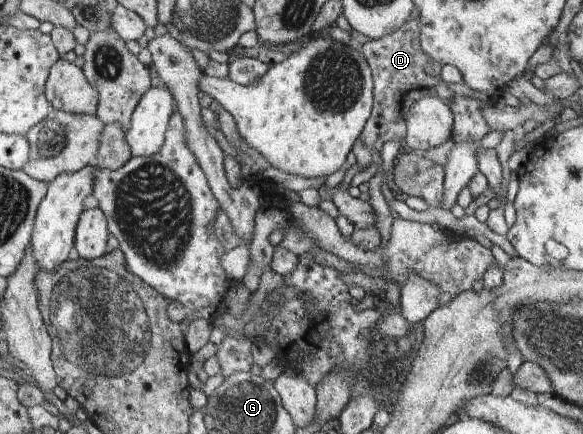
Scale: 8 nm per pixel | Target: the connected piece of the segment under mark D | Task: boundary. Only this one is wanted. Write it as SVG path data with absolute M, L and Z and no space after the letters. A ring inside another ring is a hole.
M419 19L406 20L396 31L362 45L355 45L370 68L373 81L373 102L370 115L358 139L369 149L372 156L378 156L384 142L396 139L404 144L406 118L411 105L424 96L436 96L434 86L440 77L429 75L424 70L426 63L434 62L419 46Z

